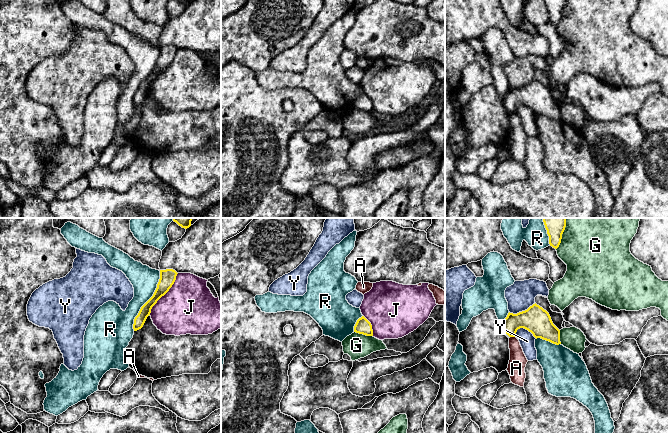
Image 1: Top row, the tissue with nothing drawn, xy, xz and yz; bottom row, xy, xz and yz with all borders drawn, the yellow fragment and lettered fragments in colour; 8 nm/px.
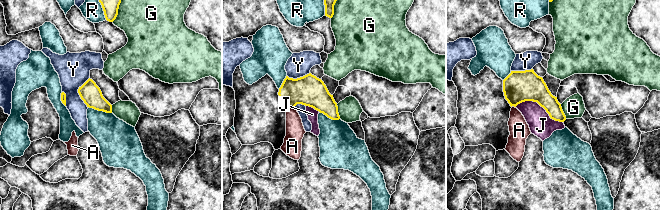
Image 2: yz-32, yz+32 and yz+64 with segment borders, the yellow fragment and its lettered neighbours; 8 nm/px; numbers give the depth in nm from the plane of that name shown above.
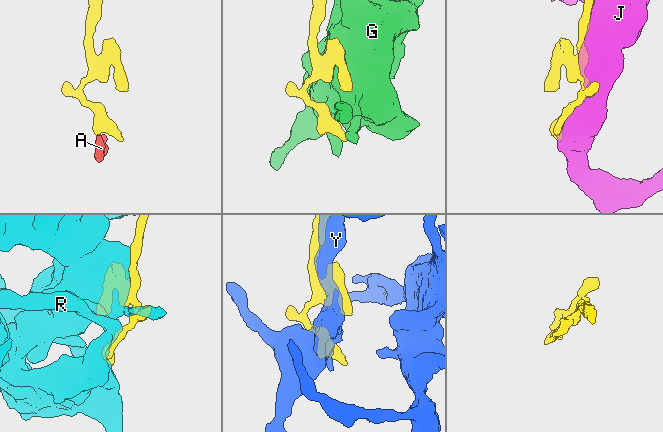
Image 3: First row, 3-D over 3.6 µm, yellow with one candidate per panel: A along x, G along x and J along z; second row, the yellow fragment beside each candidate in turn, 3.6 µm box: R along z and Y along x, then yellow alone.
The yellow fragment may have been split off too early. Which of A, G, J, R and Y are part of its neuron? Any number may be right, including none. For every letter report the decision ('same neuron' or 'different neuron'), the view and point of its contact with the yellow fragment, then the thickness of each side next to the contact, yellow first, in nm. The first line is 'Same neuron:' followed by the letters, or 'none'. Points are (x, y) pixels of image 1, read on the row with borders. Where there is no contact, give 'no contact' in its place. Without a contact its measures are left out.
Same neuron: none
A: different neuron; meets yellow in yz at (512, 336); 220 nm thick on the yellow side, 140 nm on the other
G: different neuron; meets yellow in xz at (363, 334); 120 nm thick on the yellow side, 200 nm on the other
J: different neuron; meets yellow in xy at (164, 294); 130 nm thick on the yellow side, 420 nm on the other
R: different neuron; meets yellow in xy at (147, 301); 130 nm thick on the yellow side, 220 nm on the other
Y: different neuron; meets yellow in yz at (524, 328); 220 nm thick on the yellow side, 130 nm on the other

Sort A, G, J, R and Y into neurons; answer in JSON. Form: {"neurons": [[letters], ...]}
{"neurons": [["A"], ["G"], ["J"], ["R"], ["Y"]]}

